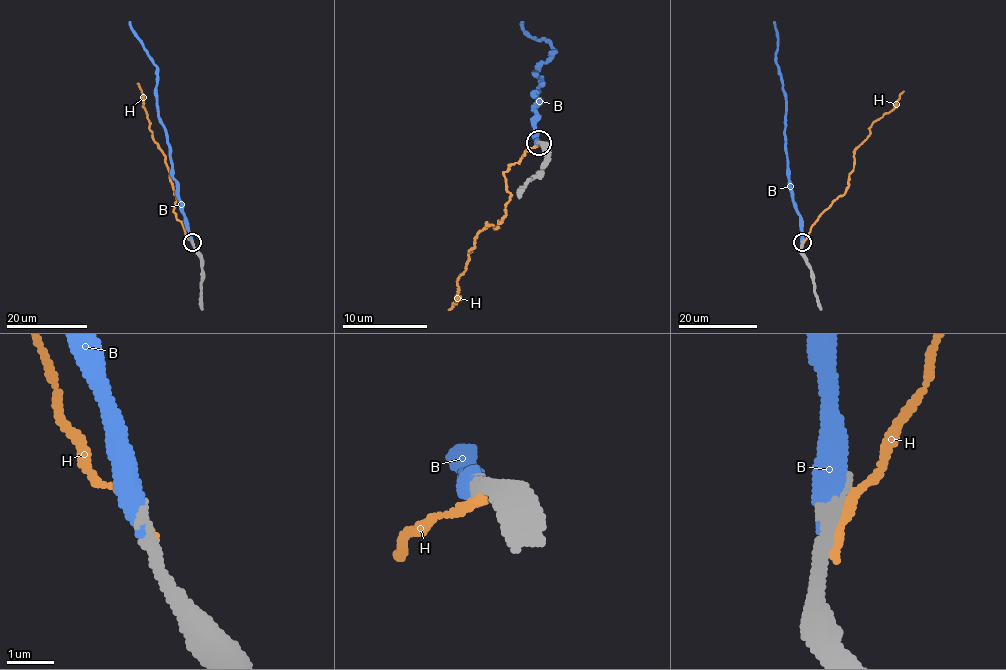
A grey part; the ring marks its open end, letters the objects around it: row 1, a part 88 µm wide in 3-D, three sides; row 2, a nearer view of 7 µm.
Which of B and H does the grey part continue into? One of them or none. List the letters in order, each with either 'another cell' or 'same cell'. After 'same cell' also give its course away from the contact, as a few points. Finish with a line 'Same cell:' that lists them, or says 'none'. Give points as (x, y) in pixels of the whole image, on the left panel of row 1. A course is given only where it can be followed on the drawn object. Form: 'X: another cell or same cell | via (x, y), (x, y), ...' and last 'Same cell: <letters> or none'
B: same cell | via (192, 242), (182, 203), (179, 200), (177, 182), (172, 177), (167, 131), (159, 116), (156, 65), (129, 21)
H: another cell
Same cell: B

